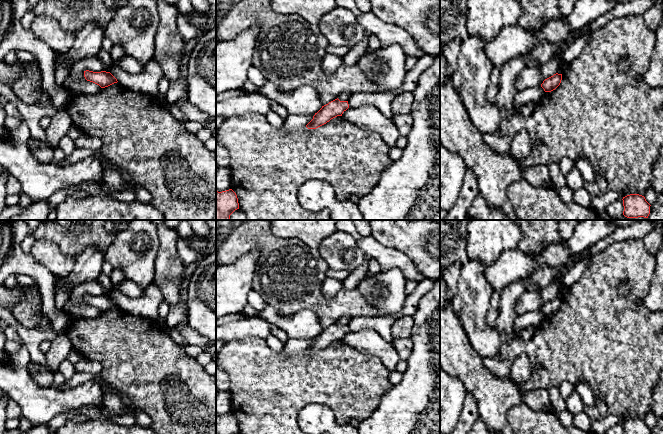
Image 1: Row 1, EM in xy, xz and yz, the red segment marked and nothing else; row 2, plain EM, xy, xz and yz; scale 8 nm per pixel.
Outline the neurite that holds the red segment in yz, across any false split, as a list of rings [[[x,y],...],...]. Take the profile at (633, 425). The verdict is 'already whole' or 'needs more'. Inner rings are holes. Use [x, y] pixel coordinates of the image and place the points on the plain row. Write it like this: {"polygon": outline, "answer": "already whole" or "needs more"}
{"polygon": [[[630,418],[623,421],[624,434],[650,434],[650,428],[645,421],[639,418]]], "answer": "already whole"}

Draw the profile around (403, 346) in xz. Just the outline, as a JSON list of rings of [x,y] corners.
[[[410,338],[393,340],[392,345],[401,360],[407,360],[412,352],[412,341]]]

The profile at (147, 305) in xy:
[[[150,284],[144,293],[138,298],[131,298],[117,289],[113,289],[110,297],[117,303],[118,307],[133,315],[157,321],[159,307],[165,302],[162,292],[155,284]]]

